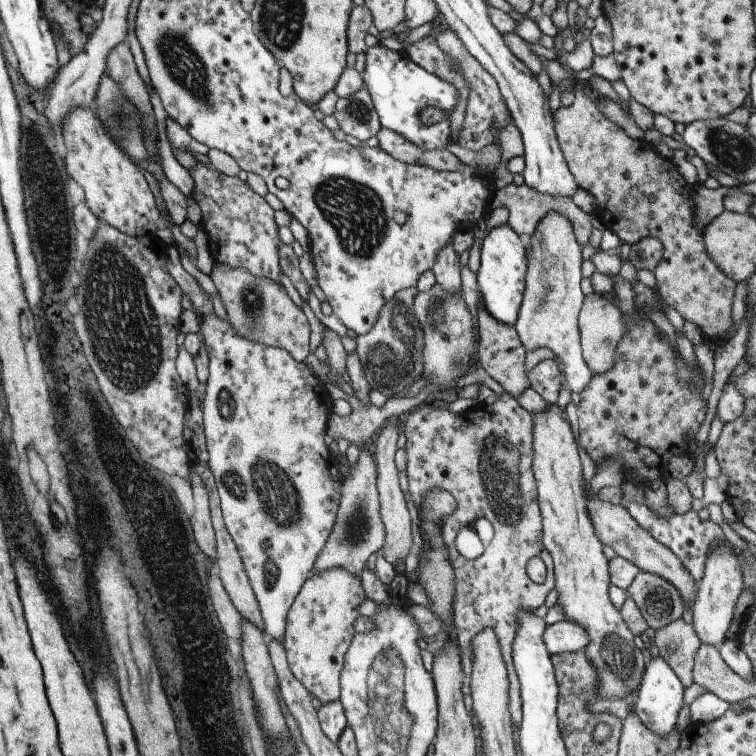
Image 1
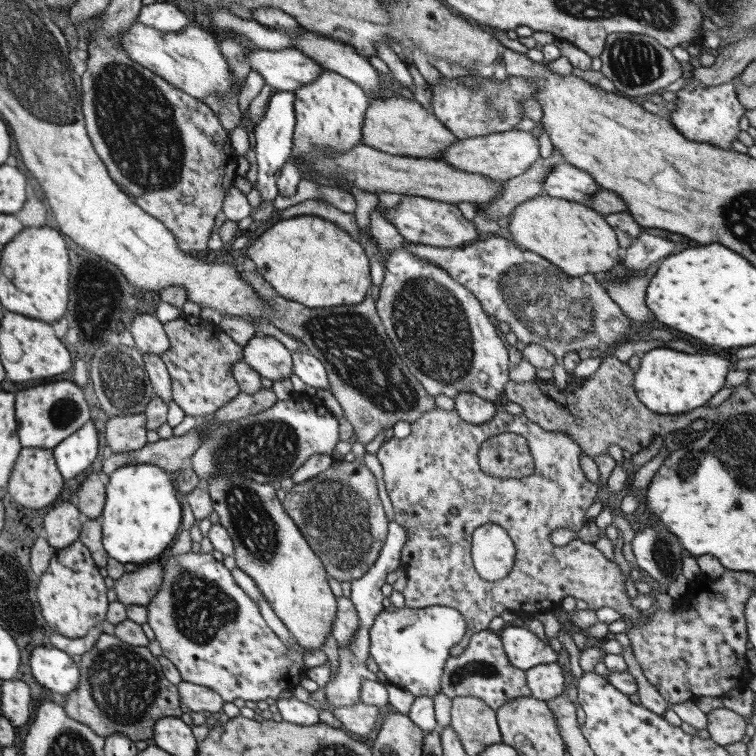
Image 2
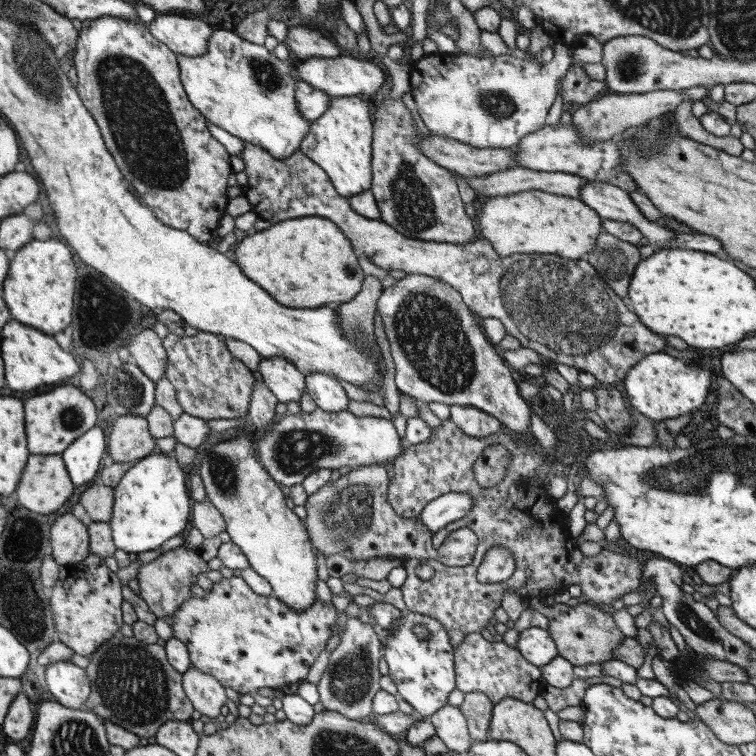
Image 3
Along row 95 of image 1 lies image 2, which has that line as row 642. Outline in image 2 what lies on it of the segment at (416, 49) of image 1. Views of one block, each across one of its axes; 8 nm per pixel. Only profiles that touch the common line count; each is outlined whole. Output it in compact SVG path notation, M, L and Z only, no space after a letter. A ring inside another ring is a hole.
M434 407L432 410L424 412L418 420L415 420L411 423L412 430L410 435L406 438L398 439L392 437L388 442L383 443L380 446L380 450L377 452L376 456L382 464L382 469L384 469L384 484L386 485L386 492L392 501L392 506L394 509L394 521L402 526L407 533L408 541L402 545L402 556L401 556L401 565L405 571L407 577L407 584L405 590L402 590L402 595L404 598L404 603L406 608L422 608L434 605L443 605L452 607L460 611L464 618L466 619L466 632L462 637L462 640L456 645L451 647L449 654L452 656L458 656L462 651L468 646L470 642L470 637L477 632L488 629L488 624L496 616L500 616L502 612L512 611L519 614L528 614L531 615L534 612L544 612L544 611L553 611L556 607L559 607L561 601L567 597L574 597L576 600L583 600L587 603L587 608L595 611L604 606L614 608L618 610L622 616L630 616L634 620L638 616L638 611L634 609L632 604L628 600L628 595L625 591L625 581L627 580L626 576L622 573L619 565L613 560L608 560L602 552L596 548L593 544L584 543L582 539L576 537L576 539L571 540L565 546L556 546L551 542L551 534L555 529L566 528L578 533L582 526L588 524L585 522L585 514L592 506L601 498L600 487L593 484L586 478L582 468L580 466L580 457L582 455L582 450L580 445L573 439L570 438L565 433L547 431L544 430L539 424L536 424L534 421L529 419L526 415L514 415L508 413L504 408L499 407L496 414L488 421L487 423L481 425L470 424L456 412L456 409L444 410L442 407ZM504 432L514 432L514 434L520 434L526 438L532 456L534 457L535 470L534 473L528 474L523 478L493 478L493 476L487 476L486 473L482 471L482 468L479 464L479 451L481 444L484 444L485 440L492 436L498 436L498 434L504 434ZM486 524L496 524L501 528L506 530L506 533L512 539L514 546L516 548L516 561L514 561L514 567L512 571L502 579L494 581L487 581L483 579L473 565L473 558L471 557L471 540L473 533L480 527Z

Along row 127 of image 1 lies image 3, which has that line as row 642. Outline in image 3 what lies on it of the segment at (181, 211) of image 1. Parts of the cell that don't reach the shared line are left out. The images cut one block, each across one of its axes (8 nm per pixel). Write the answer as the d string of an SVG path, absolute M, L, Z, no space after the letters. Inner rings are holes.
M115 634L112 638L104 641L92 653L85 671L90 680L90 686L92 686L89 697L85 702L87 708L90 708L98 717L105 719L106 722L114 722L114 724L125 728L140 739L149 739L155 736L162 724L173 719L179 721L191 720L192 712L194 712L195 708L183 690L183 673L178 672L168 662L165 648L157 643L146 644L146 642L140 642L134 637Z

